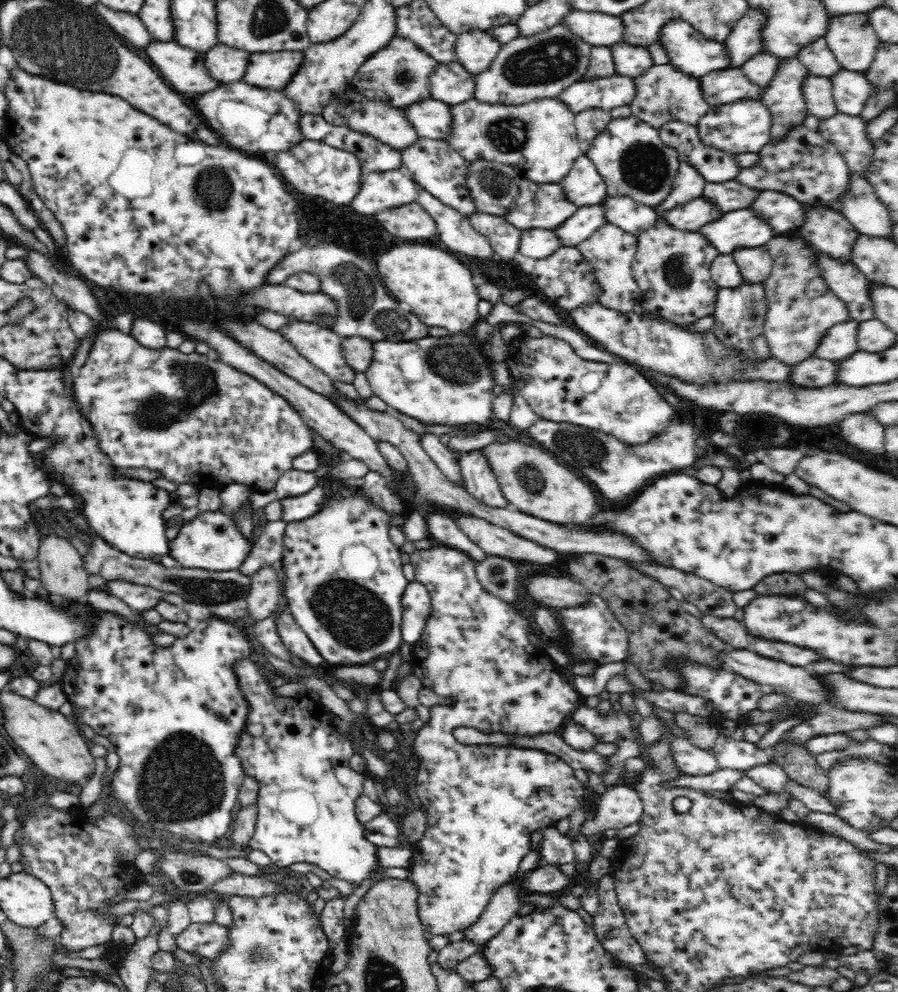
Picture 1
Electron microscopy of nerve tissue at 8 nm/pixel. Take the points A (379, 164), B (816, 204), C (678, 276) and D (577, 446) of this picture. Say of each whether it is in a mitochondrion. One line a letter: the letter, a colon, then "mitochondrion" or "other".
A: other
B: other
C: mitochondrion
D: mitochondrion

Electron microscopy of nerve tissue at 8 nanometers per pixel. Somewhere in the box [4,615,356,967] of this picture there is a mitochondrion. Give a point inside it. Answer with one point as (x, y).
(182, 778)

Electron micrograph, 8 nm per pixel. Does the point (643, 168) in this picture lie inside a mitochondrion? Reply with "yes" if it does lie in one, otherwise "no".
yes

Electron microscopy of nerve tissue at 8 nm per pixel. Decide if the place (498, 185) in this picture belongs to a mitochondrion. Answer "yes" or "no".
yes

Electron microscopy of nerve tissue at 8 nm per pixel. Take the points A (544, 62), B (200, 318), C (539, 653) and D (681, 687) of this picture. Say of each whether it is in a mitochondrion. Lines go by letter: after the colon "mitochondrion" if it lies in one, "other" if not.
A: mitochondrion
B: other
C: other
D: other

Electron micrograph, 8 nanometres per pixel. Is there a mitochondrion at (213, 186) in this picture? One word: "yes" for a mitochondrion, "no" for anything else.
yes

